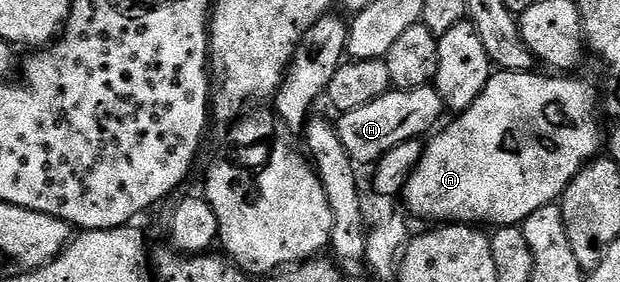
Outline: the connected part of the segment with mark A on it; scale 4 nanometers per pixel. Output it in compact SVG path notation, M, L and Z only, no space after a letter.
M539 71L529 73L492 72L486 87L481 91L481 95L477 95L475 102L464 113L458 114L454 118L455 122L444 133L436 132L430 138L432 141L426 142L423 152L419 155L419 162L412 169L411 178L408 179L401 192L401 201L407 204L408 211L415 217L428 217L431 223L462 223L476 227L488 227L487 225L498 227L500 225L519 225L529 215L533 215L533 211L558 202L564 191L567 190L567 184L583 170L583 166L588 161L600 152L601 133L599 137L599 125L595 122L594 87L587 81L578 81L575 75L551 76L555 77L542 77Z

